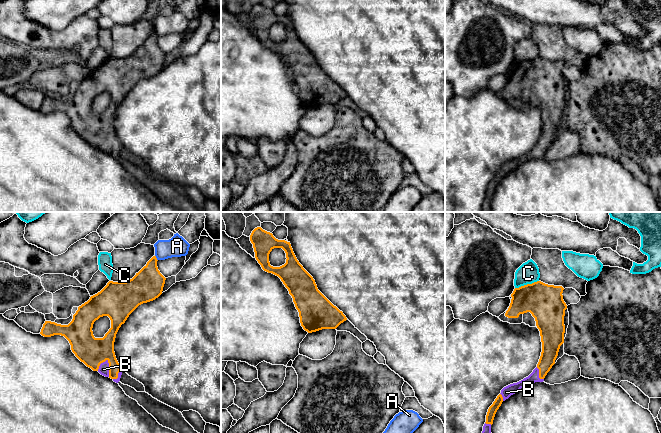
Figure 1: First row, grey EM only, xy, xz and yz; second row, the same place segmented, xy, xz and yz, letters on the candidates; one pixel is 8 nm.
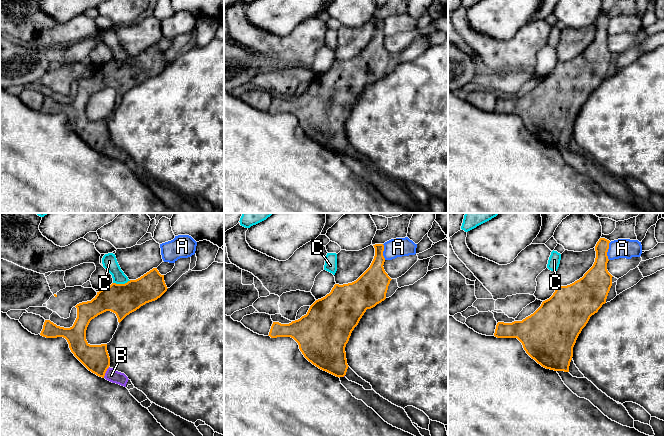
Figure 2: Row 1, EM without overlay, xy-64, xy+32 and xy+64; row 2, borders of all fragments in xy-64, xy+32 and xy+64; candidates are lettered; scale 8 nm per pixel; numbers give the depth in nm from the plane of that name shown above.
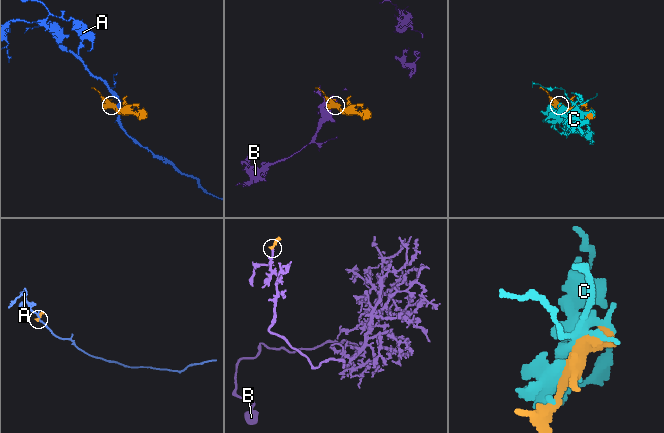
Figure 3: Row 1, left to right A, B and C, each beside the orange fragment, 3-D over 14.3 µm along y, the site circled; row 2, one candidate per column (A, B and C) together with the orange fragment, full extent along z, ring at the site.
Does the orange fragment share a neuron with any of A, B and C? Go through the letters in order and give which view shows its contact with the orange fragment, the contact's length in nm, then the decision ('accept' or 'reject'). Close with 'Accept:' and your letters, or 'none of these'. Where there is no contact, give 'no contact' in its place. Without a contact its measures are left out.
A: xy | 50 nm | reject
B: xy | 150 nm | accept
C: yz | 200 nm | reject
Accept: B

